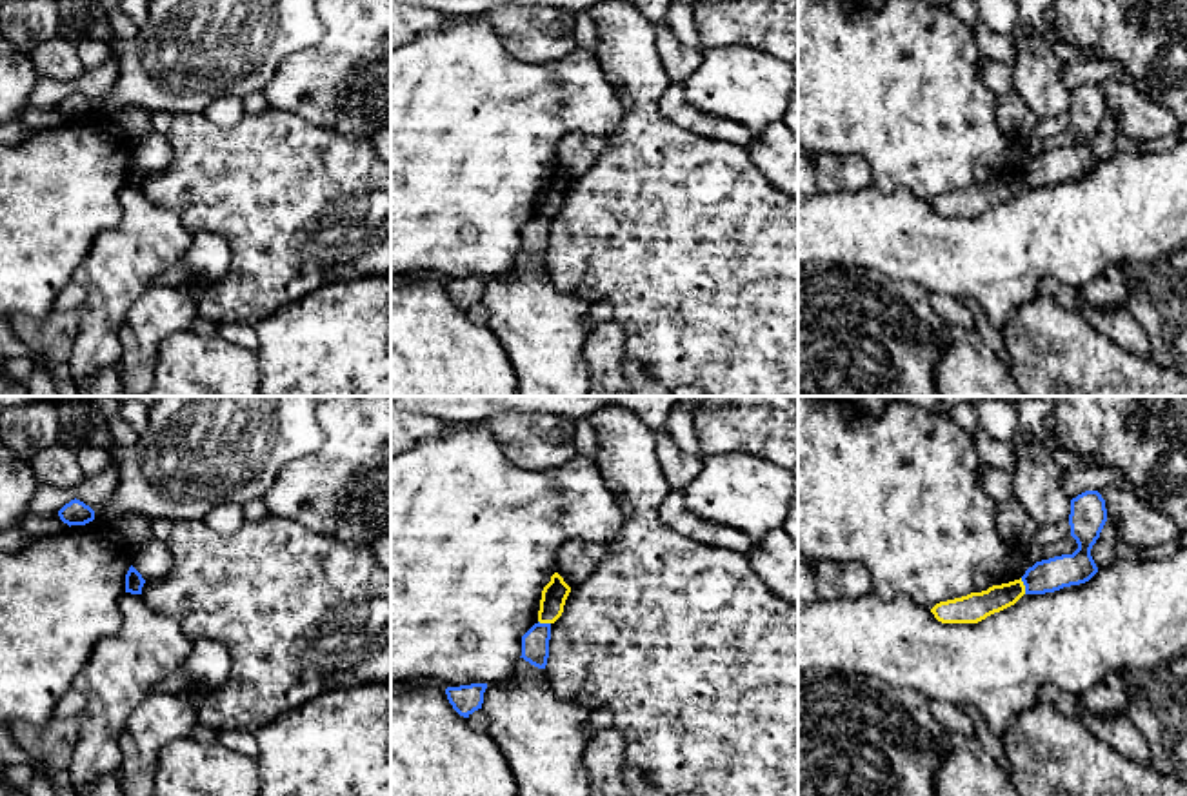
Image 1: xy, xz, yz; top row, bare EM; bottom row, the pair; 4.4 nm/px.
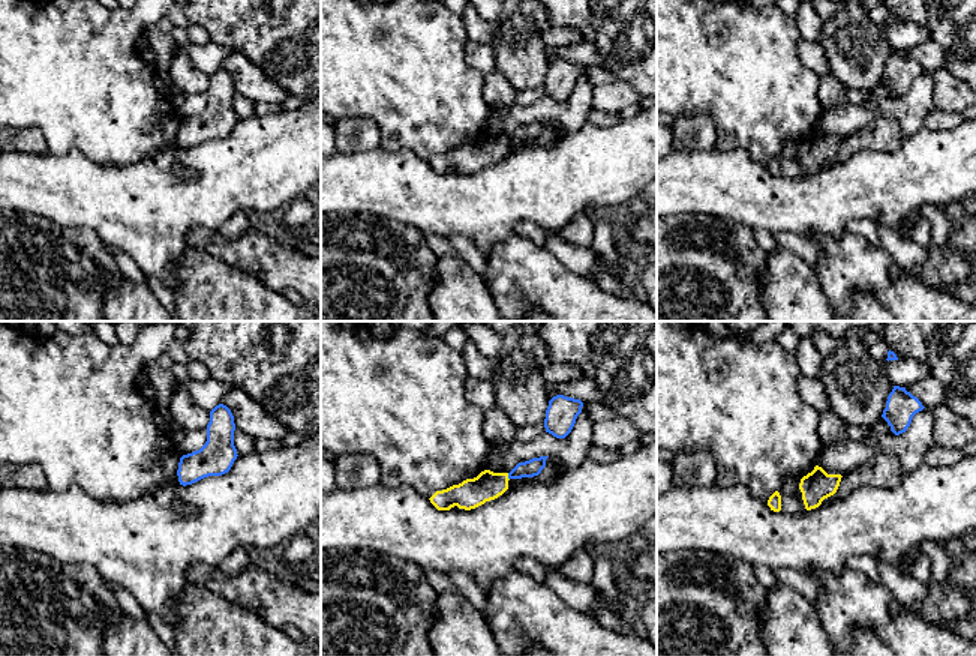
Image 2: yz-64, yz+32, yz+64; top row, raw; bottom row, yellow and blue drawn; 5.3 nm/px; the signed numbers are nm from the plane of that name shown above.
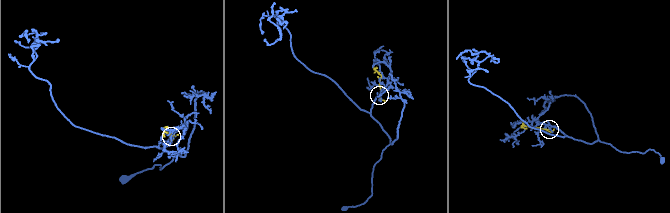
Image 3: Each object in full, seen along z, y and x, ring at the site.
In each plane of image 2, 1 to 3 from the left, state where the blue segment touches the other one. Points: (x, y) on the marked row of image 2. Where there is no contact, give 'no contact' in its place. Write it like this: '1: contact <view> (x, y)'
1: no contact
2: contact yz+32 (507, 476)
3: no contact

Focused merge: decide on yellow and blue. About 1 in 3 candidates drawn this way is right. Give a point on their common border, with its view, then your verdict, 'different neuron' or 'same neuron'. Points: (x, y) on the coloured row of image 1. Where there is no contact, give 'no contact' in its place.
meets yellow in yz at (1024, 586); different neuron

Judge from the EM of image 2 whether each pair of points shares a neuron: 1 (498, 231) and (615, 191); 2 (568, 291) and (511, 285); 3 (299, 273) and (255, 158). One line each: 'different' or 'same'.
1: same
2: same
3: different

